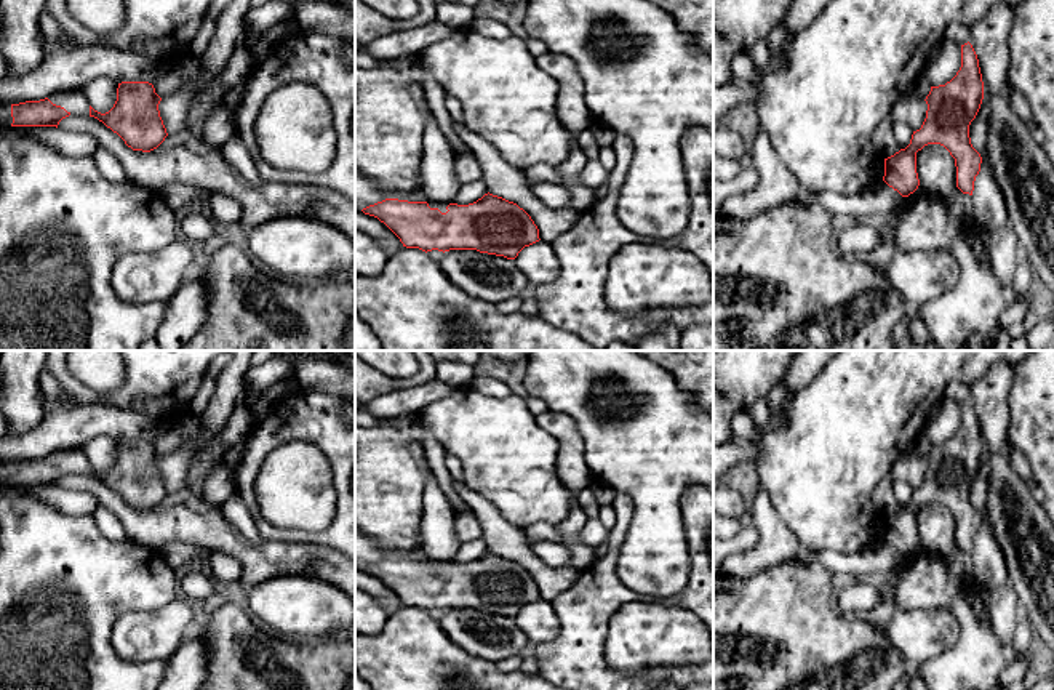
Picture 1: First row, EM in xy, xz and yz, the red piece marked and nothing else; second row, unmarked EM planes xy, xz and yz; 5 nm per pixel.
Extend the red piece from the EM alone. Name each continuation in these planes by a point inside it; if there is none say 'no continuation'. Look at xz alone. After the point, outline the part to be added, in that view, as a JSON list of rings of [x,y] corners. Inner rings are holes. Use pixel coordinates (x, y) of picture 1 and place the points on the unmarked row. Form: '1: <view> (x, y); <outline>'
1: xz (367, 551); [[[355,528],[355,568],[361,570],[363,567],[385,557],[425,560],[425,554],[421,548],[414,548],[409,551],[384,551],[371,536]]]

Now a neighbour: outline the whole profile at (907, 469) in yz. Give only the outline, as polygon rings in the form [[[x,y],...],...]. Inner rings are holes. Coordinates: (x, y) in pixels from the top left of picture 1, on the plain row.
[[[907,455],[892,464],[889,477],[894,482],[907,482],[913,490],[916,490],[926,477],[926,469],[928,463],[924,458],[915,459]]]

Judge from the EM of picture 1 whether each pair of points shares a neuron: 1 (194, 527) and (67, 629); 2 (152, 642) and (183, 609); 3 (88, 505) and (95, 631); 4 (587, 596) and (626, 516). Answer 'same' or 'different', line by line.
1: different
2: same
3: different
4: same

